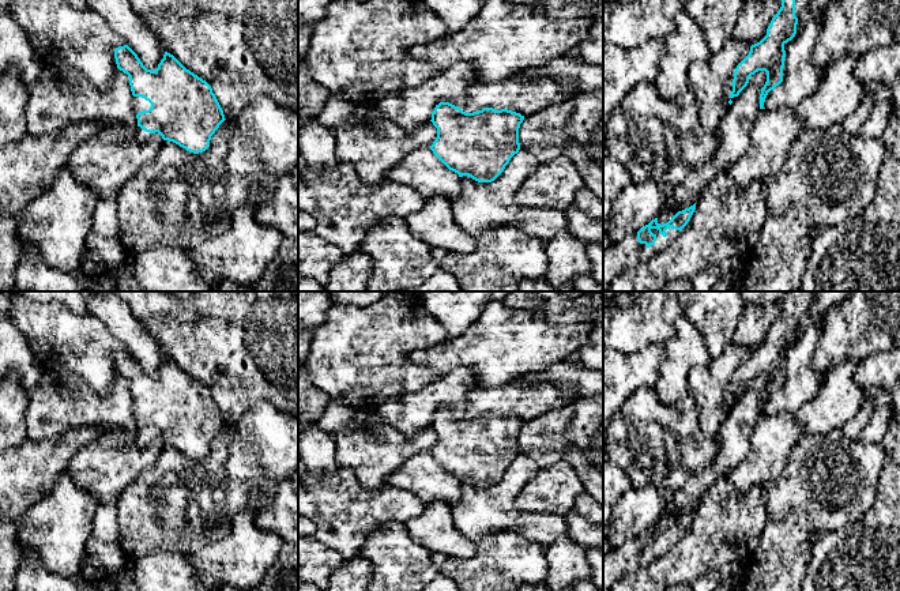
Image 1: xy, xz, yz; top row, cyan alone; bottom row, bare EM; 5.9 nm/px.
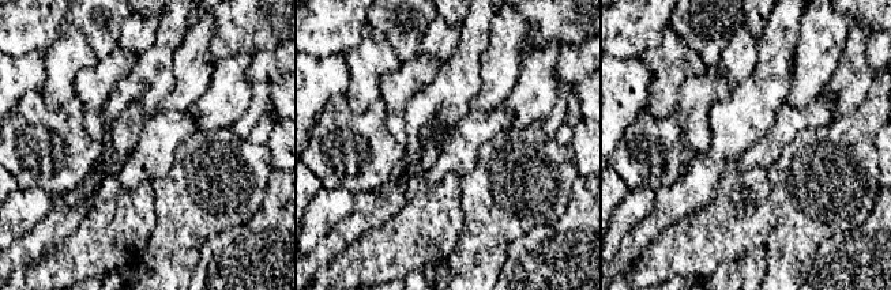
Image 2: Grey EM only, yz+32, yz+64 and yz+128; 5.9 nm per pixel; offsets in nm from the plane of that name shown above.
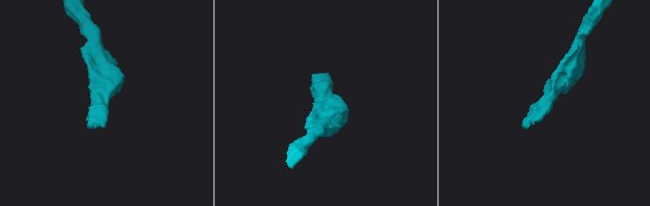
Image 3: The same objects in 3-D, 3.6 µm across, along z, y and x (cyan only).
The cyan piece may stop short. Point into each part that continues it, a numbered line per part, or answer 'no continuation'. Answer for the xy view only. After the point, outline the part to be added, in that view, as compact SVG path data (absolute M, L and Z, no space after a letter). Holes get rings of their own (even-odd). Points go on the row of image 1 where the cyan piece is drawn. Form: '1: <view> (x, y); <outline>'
1: xy (139, 104); M133 97L133 108L135 113L138 114L139 112L148 110L151 103L142 97Z

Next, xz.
no continuation

